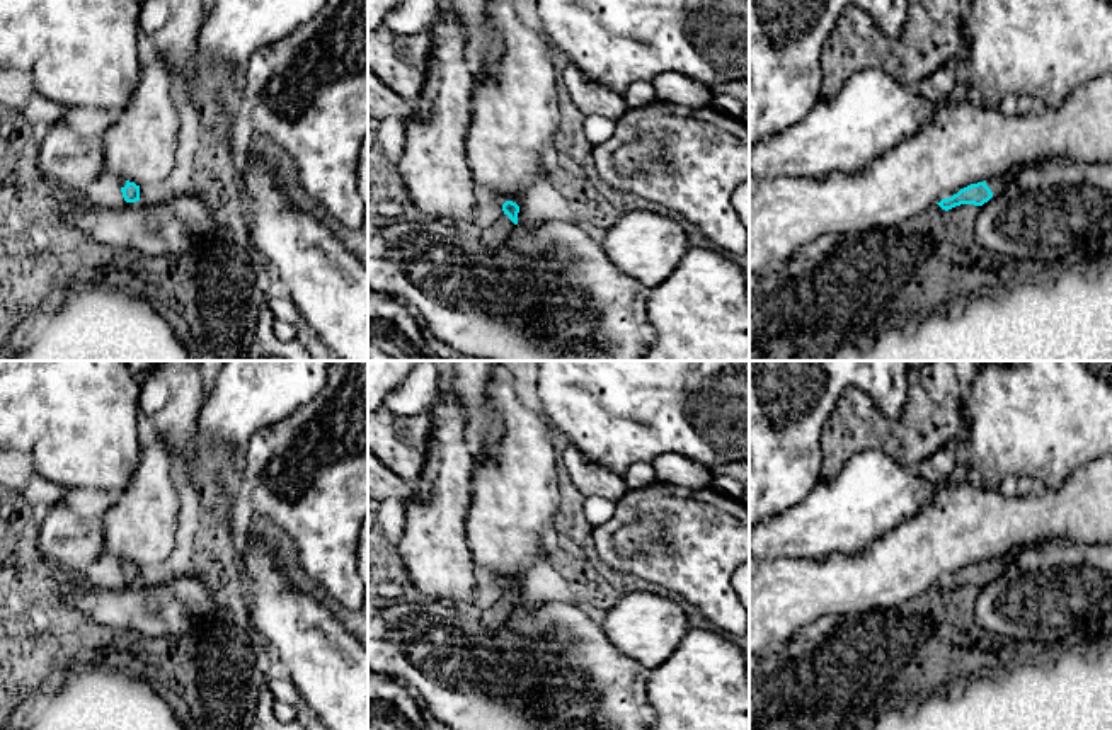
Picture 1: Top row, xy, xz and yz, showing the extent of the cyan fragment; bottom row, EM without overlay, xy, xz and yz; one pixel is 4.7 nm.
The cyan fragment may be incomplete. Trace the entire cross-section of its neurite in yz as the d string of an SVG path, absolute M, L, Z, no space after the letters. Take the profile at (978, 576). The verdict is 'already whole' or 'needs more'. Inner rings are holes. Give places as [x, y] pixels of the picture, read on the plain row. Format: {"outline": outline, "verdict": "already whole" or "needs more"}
{"outline": "M1012 555L1000 558L1000 560L989 560L984 563L971 565L960 570L952 579L942 580L937 585L945 592L960 585L983 587L984 584L988 584L991 579L996 579L1003 572L1010 556Z", "verdict": "needs more"}

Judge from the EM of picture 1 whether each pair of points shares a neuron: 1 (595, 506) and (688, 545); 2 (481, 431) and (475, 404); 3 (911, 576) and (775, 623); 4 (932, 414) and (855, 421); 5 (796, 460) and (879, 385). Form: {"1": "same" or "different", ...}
{"1": "different", "2": "same", "3": "same", "4": "same", "5": "same"}

